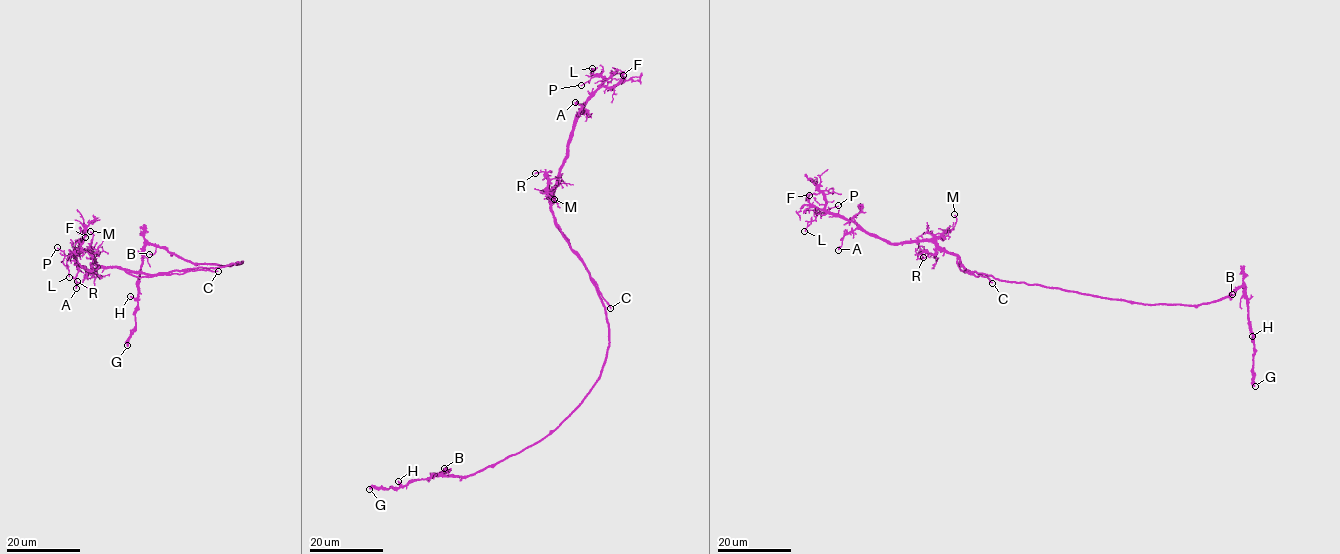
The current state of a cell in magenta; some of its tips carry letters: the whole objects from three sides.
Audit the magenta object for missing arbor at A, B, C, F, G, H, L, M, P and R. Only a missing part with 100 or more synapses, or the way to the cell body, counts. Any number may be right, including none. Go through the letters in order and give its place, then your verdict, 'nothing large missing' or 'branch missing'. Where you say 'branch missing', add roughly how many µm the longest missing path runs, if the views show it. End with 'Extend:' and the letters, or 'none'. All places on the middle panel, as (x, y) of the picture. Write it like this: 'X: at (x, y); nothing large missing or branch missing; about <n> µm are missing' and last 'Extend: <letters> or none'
A: at (575, 102); nothing large missing
B: at (444, 468); nothing large missing
C: at (610, 308); branch missing; about 35 µm are missing
F: at (623, 75); nothing large missing
G: at (369, 489); nothing large missing
H: at (398, 481); nothing large missing
L: at (592, 68); nothing large missing
M: at (554, 199); nothing large missing
P: at (581, 85); nothing large missing
R: at (535, 173); nothing large missing
Extend: C

